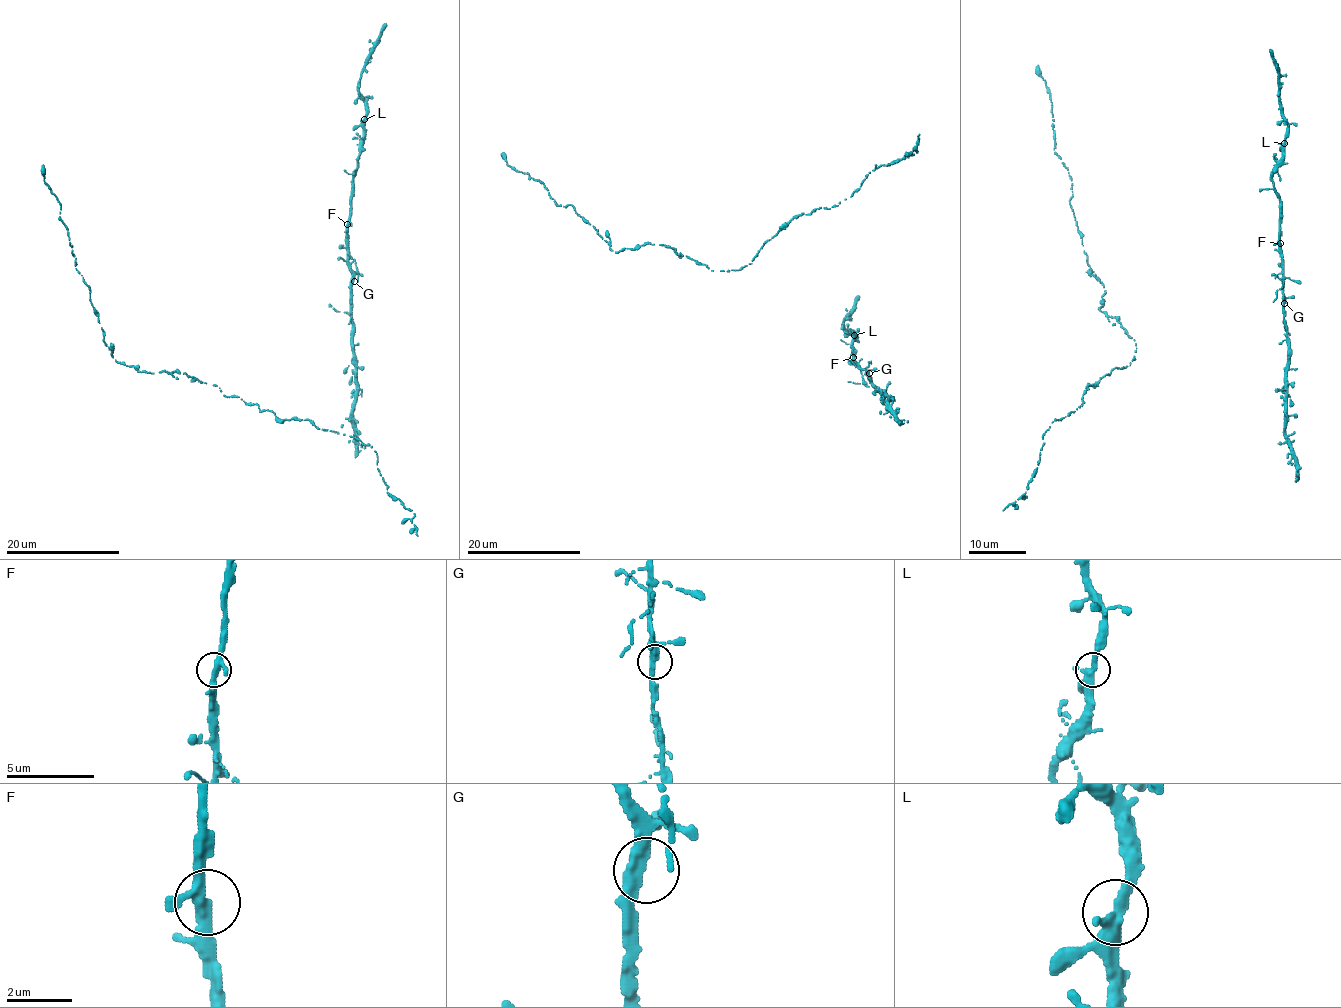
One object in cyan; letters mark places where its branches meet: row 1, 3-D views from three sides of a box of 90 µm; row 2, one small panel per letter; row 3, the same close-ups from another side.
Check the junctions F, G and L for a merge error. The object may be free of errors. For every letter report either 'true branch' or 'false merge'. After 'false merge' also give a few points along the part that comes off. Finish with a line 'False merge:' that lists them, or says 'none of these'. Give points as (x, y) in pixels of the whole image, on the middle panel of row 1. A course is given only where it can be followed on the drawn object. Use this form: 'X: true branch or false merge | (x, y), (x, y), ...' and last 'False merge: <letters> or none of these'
F: true branch
G: true branch
L: true branch
False merge: none of these

